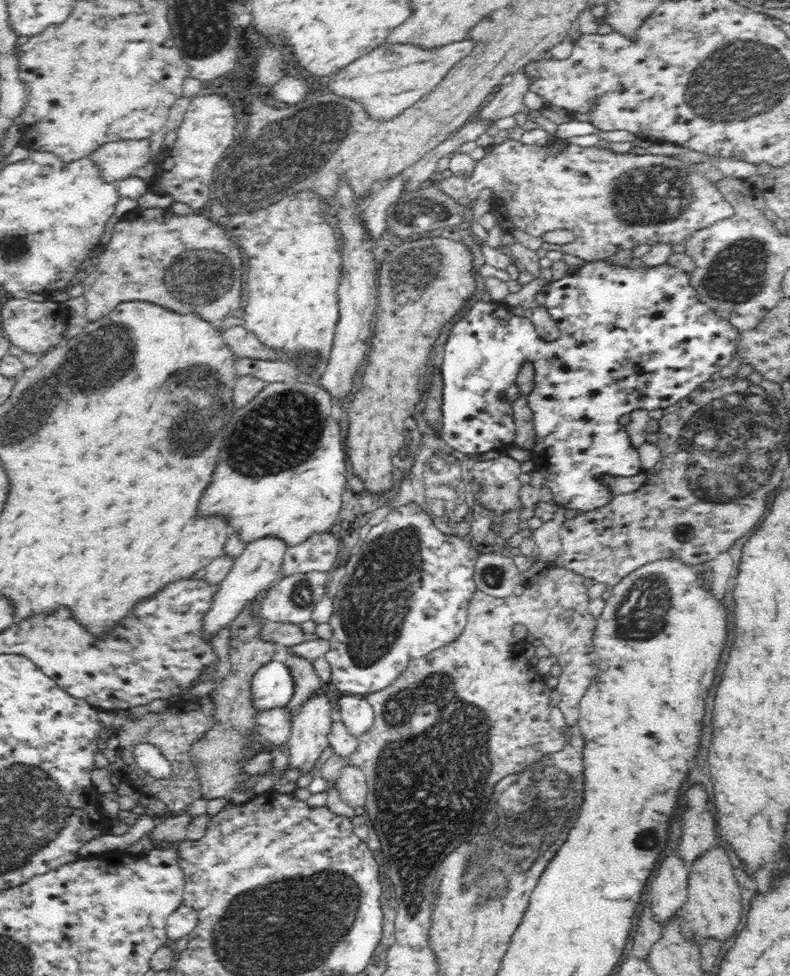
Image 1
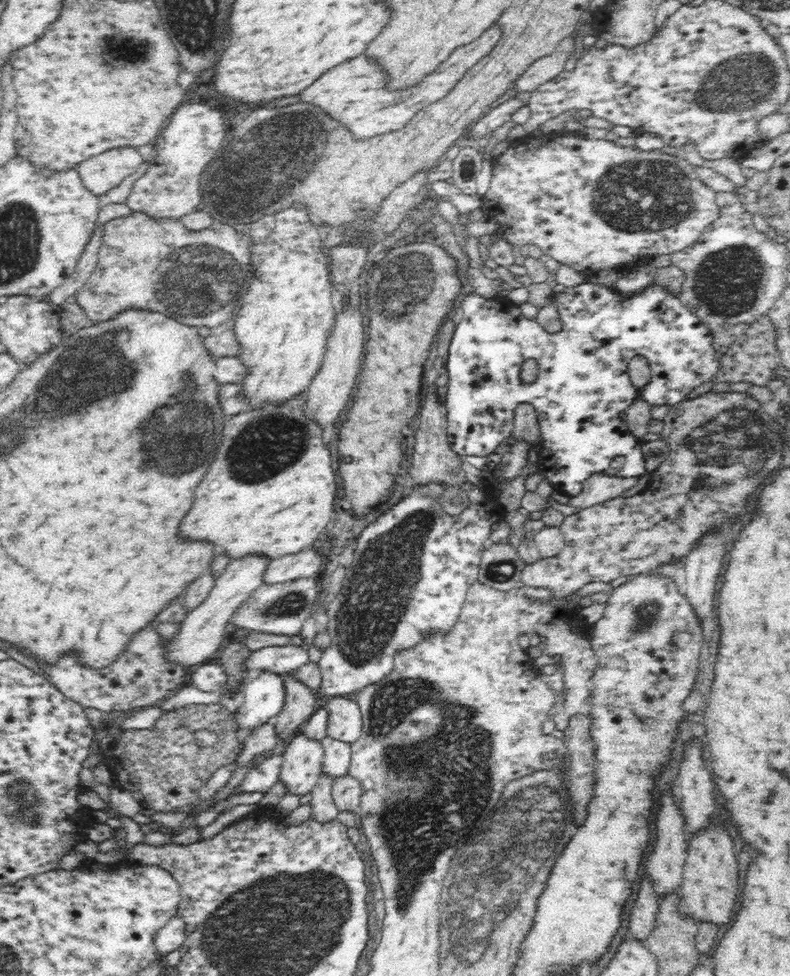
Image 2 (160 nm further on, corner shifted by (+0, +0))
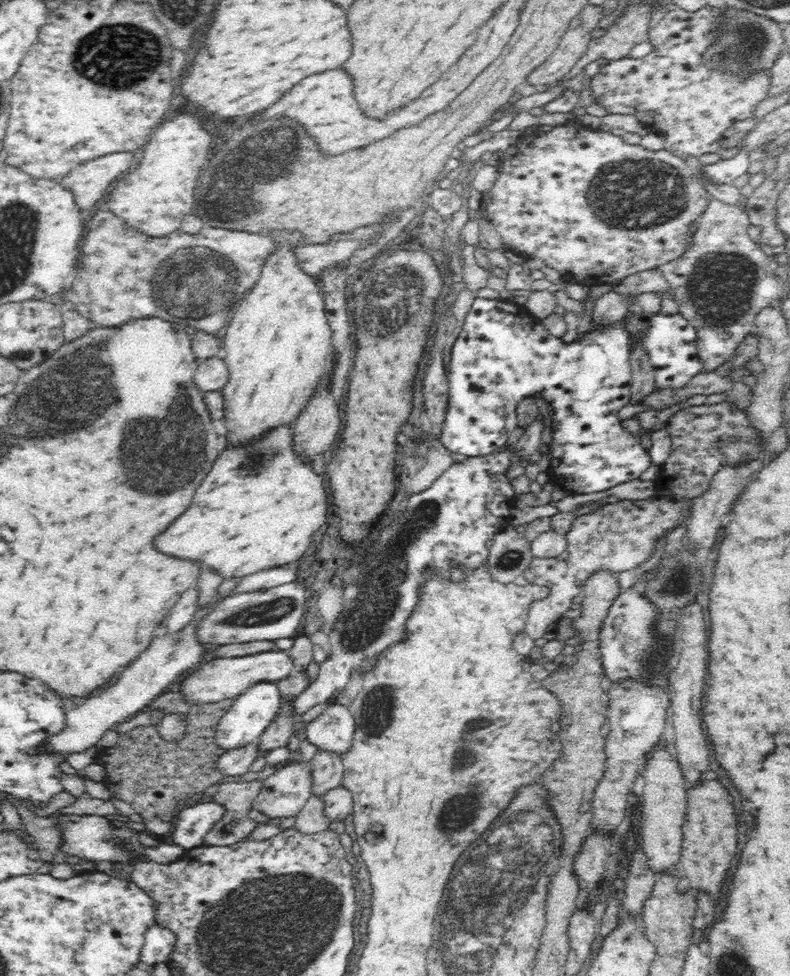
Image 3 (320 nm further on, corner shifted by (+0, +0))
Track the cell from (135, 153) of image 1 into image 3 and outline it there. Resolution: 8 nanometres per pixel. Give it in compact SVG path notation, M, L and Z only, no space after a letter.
M114 152L75 166L60 181L74 195L79 210L86 210L92 200L102 198L111 184L135 165L131 152Z

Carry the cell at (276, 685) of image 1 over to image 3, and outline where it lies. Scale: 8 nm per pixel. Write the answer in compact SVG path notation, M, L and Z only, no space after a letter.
M256 682L238 698L233 699L232 706L222 715L213 734L216 745L228 751L256 742L279 714L282 703L281 694L275 682Z

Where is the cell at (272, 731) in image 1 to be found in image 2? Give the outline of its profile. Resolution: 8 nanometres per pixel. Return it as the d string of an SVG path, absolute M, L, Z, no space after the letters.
M271 719L258 728L252 728L250 735L244 738L244 742L241 744L235 763L238 766L246 766L246 763L252 762L254 758L260 757L263 753L268 753L280 744L281 740L275 729L275 719Z

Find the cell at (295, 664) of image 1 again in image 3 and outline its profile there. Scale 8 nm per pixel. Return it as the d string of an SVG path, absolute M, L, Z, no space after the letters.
M283 700L279 714L270 726L259 736L259 752L268 752L278 747L287 747L290 737L296 734L299 726L296 714L293 714L293 700Z

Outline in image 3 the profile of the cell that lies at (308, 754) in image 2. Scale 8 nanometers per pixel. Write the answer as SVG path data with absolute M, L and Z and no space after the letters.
M288 763L276 769L262 783L260 794L253 802L254 809L270 819L297 816L312 796L311 764Z

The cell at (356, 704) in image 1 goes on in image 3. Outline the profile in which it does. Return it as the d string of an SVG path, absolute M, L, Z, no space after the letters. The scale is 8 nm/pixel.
M330 703L323 712L307 724L306 738L317 750L344 754L353 744L356 723L346 706Z

